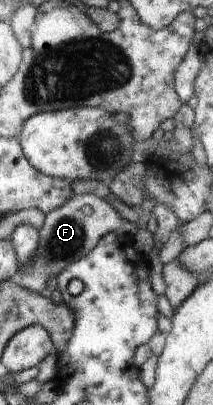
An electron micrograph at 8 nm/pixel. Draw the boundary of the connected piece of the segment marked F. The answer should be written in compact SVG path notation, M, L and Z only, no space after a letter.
M75 194L62 206L46 213L45 222L40 230L40 239L35 253L24 264L19 266L21 285L29 291L40 294L49 279L69 267L70 262L85 257L99 240L111 232L123 232L134 235L139 225L128 222L117 214L117 211L106 201L95 194Z

